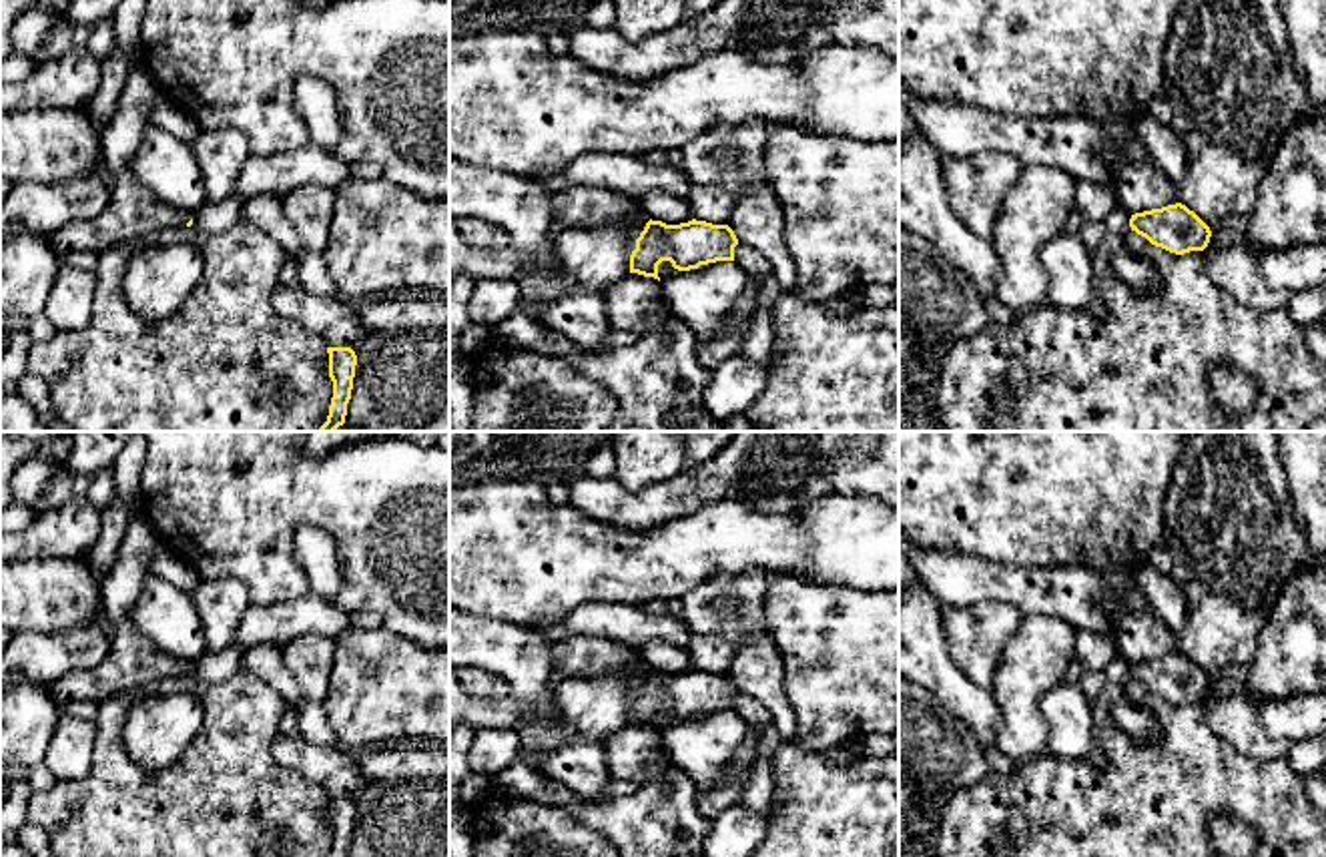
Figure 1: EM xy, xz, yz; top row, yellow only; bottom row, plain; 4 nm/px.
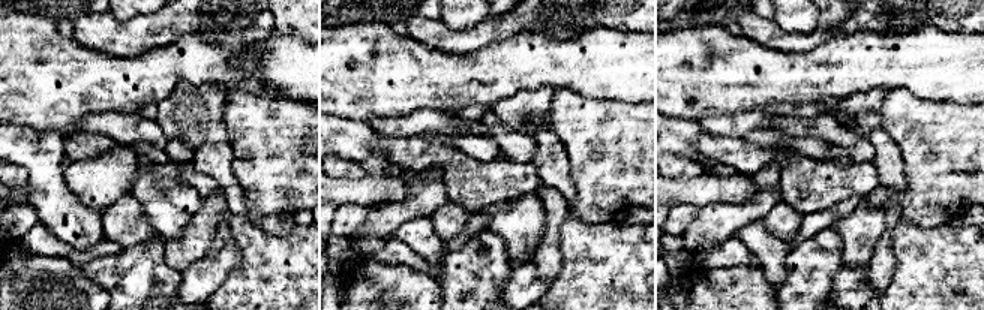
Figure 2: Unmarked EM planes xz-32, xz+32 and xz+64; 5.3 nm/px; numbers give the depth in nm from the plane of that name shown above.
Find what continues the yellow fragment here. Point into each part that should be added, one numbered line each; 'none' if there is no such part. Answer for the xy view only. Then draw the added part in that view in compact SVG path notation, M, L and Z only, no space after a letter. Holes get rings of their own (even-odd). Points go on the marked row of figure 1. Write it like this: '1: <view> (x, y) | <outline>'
1: xy (131, 215) | M134 62L124 78L118 108L100 130L102 163L114 177L112 199L94 219L68 223L48 233L60 261L72 251L96 251L138 243L158 231L187 227L191 213L156 203L130 173L132 157L148 124L158 88L146 68Z

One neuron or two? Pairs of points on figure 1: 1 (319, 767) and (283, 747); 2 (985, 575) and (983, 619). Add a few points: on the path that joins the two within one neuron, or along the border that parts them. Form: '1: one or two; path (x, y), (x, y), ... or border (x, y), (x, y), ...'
1: one; path (311, 761), (291, 751)
2: two; border (943, 607), (1006, 601), (1024, 615)

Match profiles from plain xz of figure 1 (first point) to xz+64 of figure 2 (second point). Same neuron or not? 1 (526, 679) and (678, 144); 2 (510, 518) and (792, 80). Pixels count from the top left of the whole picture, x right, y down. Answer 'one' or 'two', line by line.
1: one
2: one

